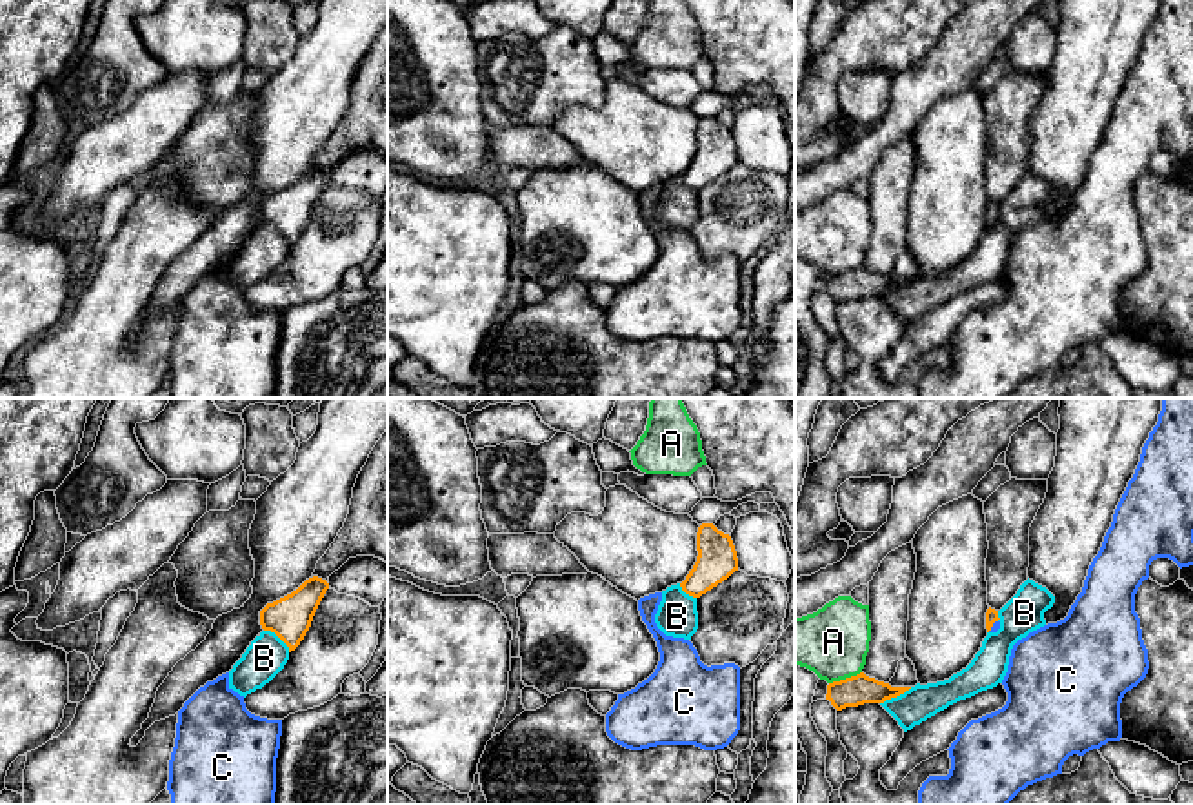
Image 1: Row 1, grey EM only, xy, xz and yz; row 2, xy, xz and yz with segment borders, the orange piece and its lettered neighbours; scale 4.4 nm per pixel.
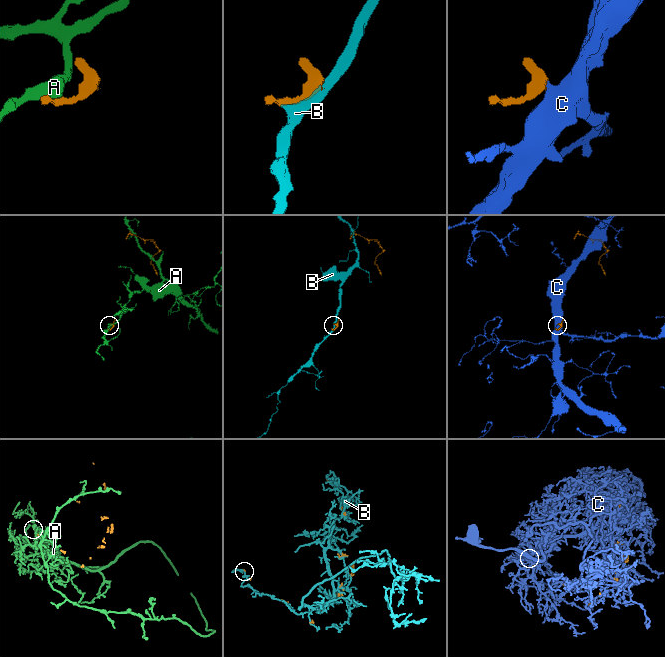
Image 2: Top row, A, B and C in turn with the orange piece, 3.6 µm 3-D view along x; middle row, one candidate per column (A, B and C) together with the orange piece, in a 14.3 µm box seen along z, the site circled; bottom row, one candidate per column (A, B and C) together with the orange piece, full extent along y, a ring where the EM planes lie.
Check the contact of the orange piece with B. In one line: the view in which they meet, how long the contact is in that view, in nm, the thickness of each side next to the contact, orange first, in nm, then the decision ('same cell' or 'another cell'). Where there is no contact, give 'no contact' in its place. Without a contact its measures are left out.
yz | 160 nm | 130/160 nm | same cell

